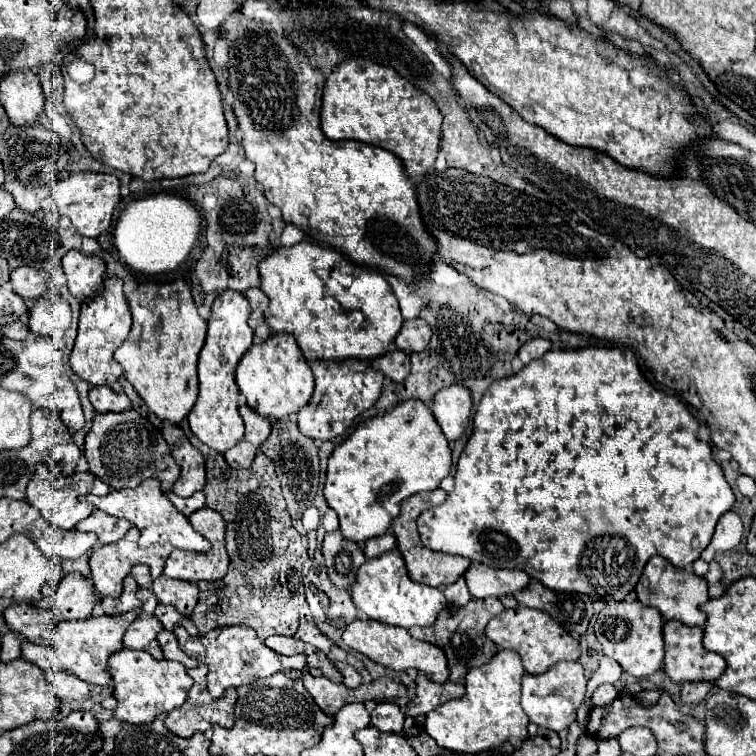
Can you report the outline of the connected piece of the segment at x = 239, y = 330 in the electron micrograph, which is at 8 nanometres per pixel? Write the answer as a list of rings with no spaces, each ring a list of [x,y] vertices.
[[[224,290],[222,294],[218,294],[212,304],[212,316],[208,320],[206,342],[198,358],[200,394],[196,406],[188,414],[188,422],[190,430],[198,436],[198,440],[218,452],[230,450],[244,436],[244,420],[238,412],[240,390],[234,380],[234,370],[238,360],[252,346],[254,340],[254,332],[248,326],[248,318],[250,318],[250,304],[244,294],[234,290]]]

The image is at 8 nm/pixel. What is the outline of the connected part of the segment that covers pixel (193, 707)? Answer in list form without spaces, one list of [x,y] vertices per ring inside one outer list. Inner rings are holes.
[[[200,664],[198,668],[194,670],[188,670],[188,674],[192,676],[194,680],[194,686],[190,688],[190,694],[186,698],[186,702],[180,706],[180,708],[174,708],[172,712],[168,712],[168,718],[166,718],[166,728],[170,732],[174,732],[176,736],[182,736],[182,738],[188,738],[192,736],[194,732],[206,732],[210,730],[212,726],[222,726],[222,728],[232,728],[234,726],[234,702],[236,702],[236,690],[230,688],[222,698],[214,700],[208,690],[206,690],[206,674],[208,674],[208,666]]]

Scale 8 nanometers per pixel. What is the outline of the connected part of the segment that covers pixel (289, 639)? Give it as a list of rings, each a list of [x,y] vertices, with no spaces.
[[[270,636],[263,642],[266,646],[270,646],[272,650],[276,650],[278,654],[284,654],[284,656],[292,656],[296,652],[302,652],[300,640],[296,640],[292,636]]]

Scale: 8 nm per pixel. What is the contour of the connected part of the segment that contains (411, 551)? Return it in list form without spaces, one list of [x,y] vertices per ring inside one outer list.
[[[436,488],[434,492],[430,492],[430,500],[428,500],[428,494],[414,494],[412,498],[408,498],[408,502],[404,502],[400,514],[392,520],[392,532],[396,536],[396,542],[398,542],[398,550],[408,566],[408,572],[410,572],[410,578],[420,582],[420,584],[426,584],[426,586],[434,586],[434,588],[446,588],[450,584],[454,584],[468,568],[470,568],[470,562],[468,558],[460,558],[460,556],[448,556],[448,554],[436,554],[434,550],[428,550],[422,542],[420,542],[420,536],[418,536],[418,530],[416,530],[416,520],[418,516],[432,504],[432,506],[440,506],[440,502],[446,500],[446,492],[442,488]]]

